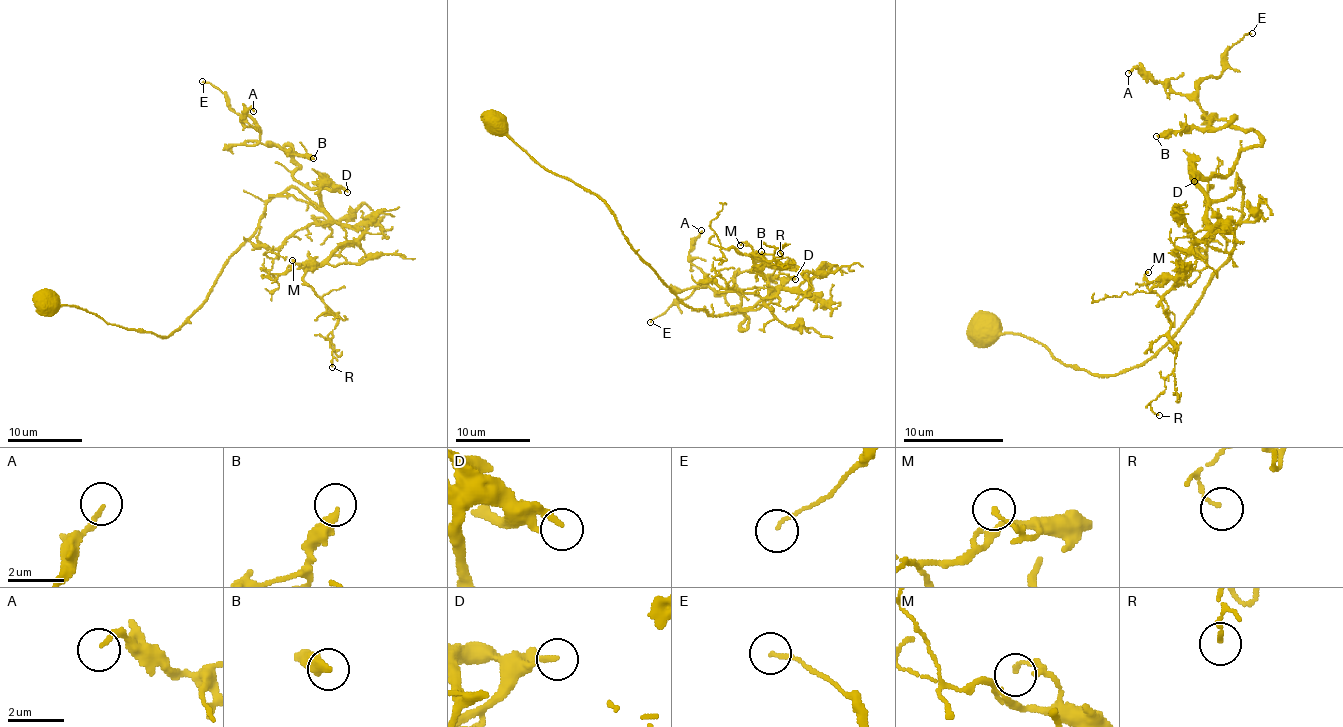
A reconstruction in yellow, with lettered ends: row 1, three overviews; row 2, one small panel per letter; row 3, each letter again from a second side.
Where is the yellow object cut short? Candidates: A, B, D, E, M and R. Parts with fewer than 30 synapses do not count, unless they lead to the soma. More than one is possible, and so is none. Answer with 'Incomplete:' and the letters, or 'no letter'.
Incomplete: no letter

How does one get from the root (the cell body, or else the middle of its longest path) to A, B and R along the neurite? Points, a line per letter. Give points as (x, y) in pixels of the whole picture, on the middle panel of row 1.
A: (495, 123), (594, 193), (686, 305), (755, 311), (778, 279), (740, 311), (744, 328), (692, 262), (701, 230)
B: (495, 123), (594, 193), (694, 309), (755, 311), (778, 279), (740, 311), (744, 328), (735, 277), (761, 251)
R: (495, 123), (594, 193), (694, 309), (806, 292), (799, 269), (752, 258), (785, 266), (780, 253)

